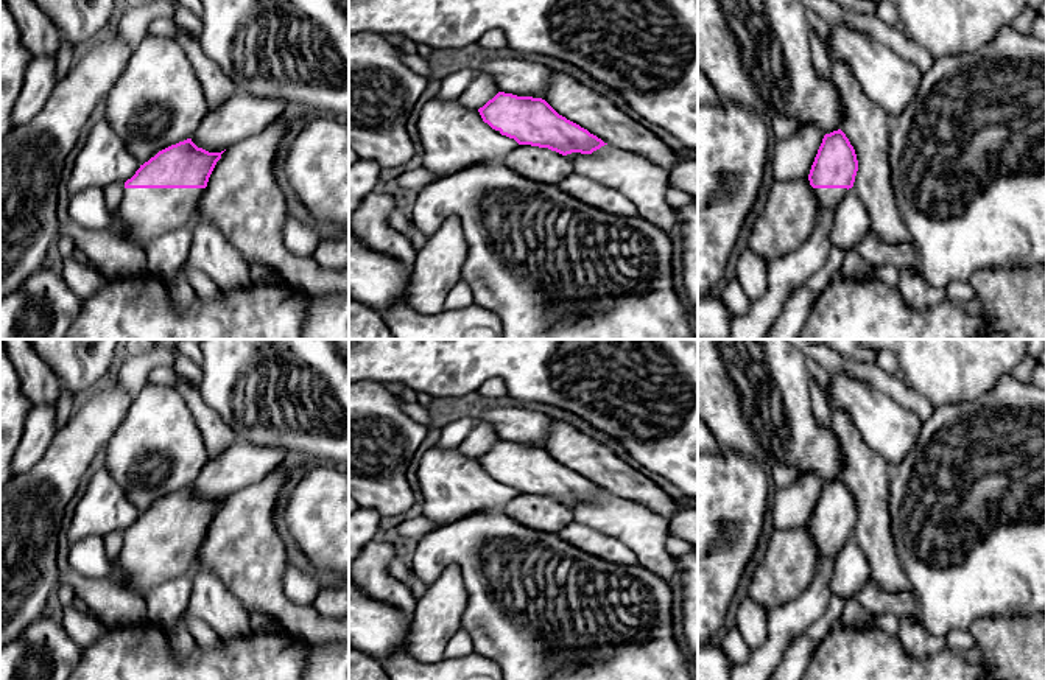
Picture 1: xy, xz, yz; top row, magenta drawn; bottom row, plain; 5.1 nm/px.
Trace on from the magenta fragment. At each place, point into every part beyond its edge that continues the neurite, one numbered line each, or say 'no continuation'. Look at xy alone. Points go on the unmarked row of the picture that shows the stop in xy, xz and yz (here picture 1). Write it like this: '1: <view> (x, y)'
1: xy (145, 562)

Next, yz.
1: yz (827, 546)

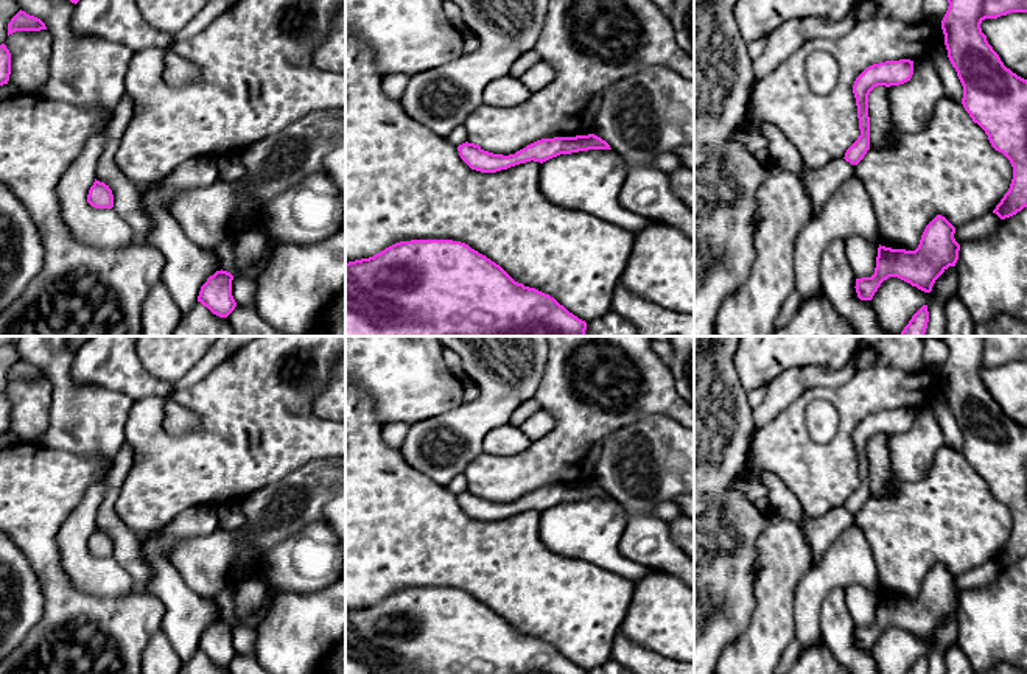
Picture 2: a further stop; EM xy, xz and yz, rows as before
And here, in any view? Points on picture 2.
no continuation

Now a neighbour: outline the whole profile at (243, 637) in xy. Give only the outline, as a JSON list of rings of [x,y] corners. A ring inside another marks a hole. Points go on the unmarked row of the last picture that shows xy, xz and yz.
[[[237,624],[232,629],[232,644],[237,654],[249,654],[254,655],[257,644],[257,629]]]

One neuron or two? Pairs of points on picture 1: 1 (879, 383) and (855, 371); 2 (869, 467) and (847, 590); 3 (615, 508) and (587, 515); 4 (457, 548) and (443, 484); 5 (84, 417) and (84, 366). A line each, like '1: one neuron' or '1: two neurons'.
1: one neuron
2: two neurons
3: one neuron
4: two neurons
5: two neurons

